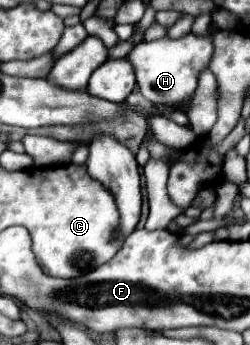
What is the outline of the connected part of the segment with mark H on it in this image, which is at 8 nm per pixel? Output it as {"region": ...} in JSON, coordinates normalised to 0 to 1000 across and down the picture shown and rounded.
{"region":[[[740,101],[716,113],[628,113],[596,125],[556,125],[508,171],[540,188],[548,212],[548,246],[564,258],[564,275],[604,293],[612,304],[676,304],[676,310],[724,310],[740,293],[756,293],[788,258],[788,229],[812,200],[836,194],[836,177],[852,165],[852,113],[844,101]]]}

